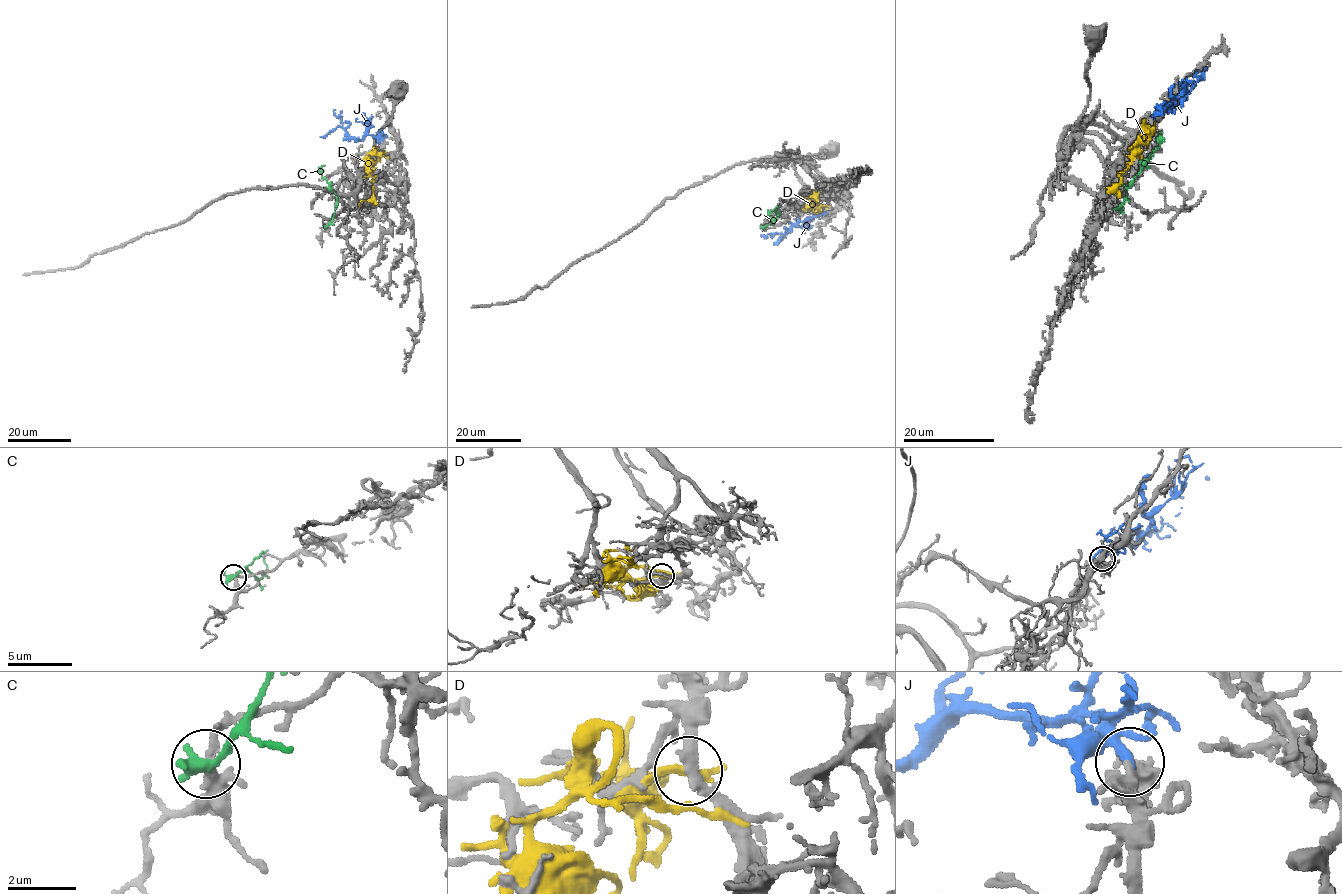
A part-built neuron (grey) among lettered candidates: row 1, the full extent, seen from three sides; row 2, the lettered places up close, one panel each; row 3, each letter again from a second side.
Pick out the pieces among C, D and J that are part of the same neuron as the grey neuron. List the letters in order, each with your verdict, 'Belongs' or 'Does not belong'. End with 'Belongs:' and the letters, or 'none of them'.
C: Does not belong
D: Does not belong
J: Belongs
Belongs: J

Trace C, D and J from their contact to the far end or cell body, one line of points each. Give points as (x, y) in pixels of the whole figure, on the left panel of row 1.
C: (326, 226), (336, 204), (336, 195), (321, 175), (324, 165)
D: (382, 152), (368, 166), (373, 182), (373, 197), (362, 200), (358, 206)
J: (382, 139), (365, 135), (356, 139), (349, 137), (341, 127), (320, 137)

